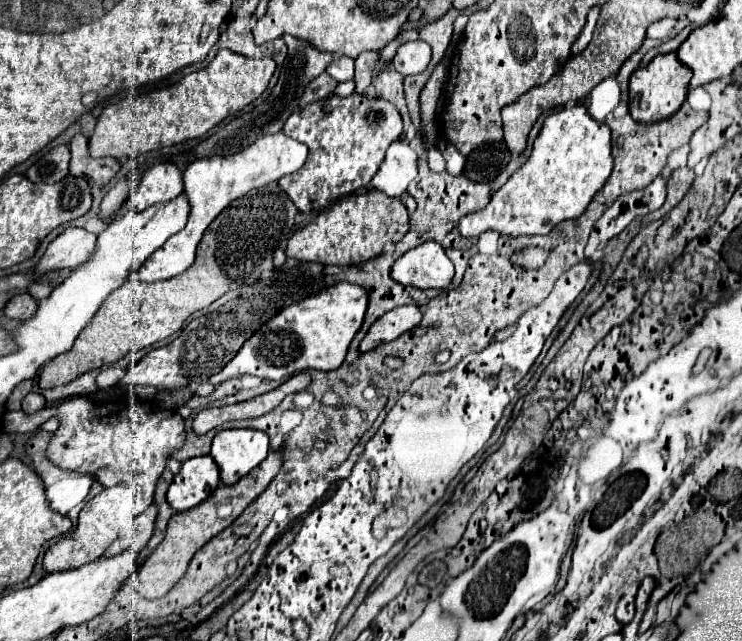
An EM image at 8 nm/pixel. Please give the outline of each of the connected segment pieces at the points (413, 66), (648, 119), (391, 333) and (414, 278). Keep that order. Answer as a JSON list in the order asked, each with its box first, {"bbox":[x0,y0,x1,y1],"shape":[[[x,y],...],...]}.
[{"bbox":[393,41,431,75],"shape":[[[407,41],[397,47],[397,53],[393,57],[393,67],[401,75],[417,75],[427,69],[431,61],[431,49],[425,45],[425,41]]]},{"bbox":[629,53,693,123],"shape":[[[677,53],[657,55],[647,67],[637,69],[631,75],[631,81],[629,81],[631,117],[639,123],[655,123],[659,119],[665,119],[667,115],[673,115],[687,97],[687,85],[689,85],[691,77],[693,77],[691,69],[677,59]]]},{"bbox":[361,305,423,351],"shape":[[[405,305],[405,307],[393,309],[393,313],[387,313],[385,317],[379,317],[371,325],[369,333],[361,341],[361,351],[375,349],[377,345],[393,341],[399,335],[415,329],[421,323],[421,317],[423,317],[423,313],[419,311],[417,305]]]},{"bbox":[391,241,455,289],"shape":[[[425,241],[401,255],[391,267],[391,277],[417,289],[445,289],[455,275],[451,259],[437,241]]]}]

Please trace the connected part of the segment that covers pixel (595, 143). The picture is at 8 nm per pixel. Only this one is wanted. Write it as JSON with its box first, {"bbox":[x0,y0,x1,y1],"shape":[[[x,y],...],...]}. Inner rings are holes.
{"bbox":[459,105,611,237],"shape":[[[585,105],[565,107],[545,117],[527,163],[491,197],[485,209],[461,217],[459,229],[465,237],[477,237],[489,229],[513,237],[547,235],[561,221],[579,217],[611,171],[611,129],[595,121]]]}

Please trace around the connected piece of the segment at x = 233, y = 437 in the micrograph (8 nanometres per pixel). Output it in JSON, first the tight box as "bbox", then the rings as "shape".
{"bbox":[211,429,269,485],"shape":[[[229,429],[213,437],[211,457],[219,465],[225,485],[237,483],[269,453],[269,435],[257,429]]]}

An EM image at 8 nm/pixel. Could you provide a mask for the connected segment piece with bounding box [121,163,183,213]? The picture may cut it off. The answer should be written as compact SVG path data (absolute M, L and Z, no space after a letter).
M155 165L145 171L141 183L137 185L137 191L133 197L125 203L121 213L129 211L145 211L151 205L171 201L173 197L183 193L183 175L181 171L171 165Z

